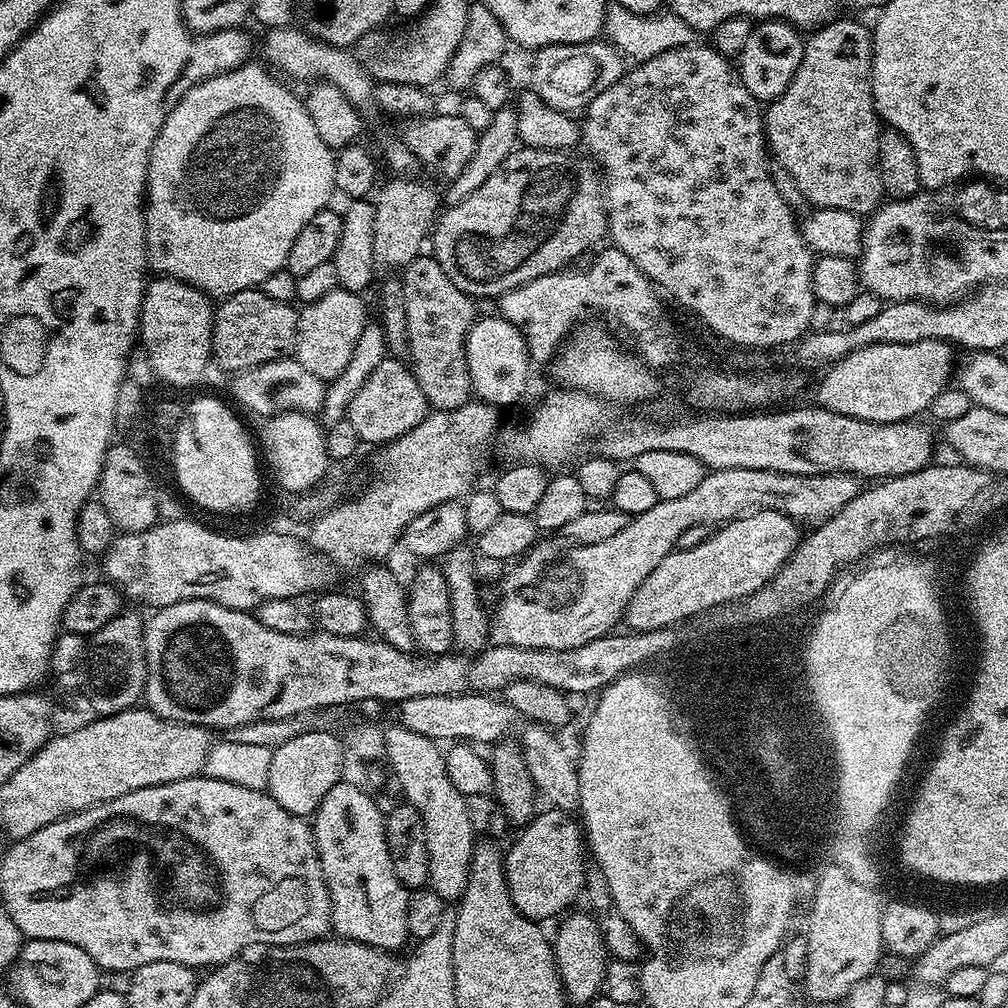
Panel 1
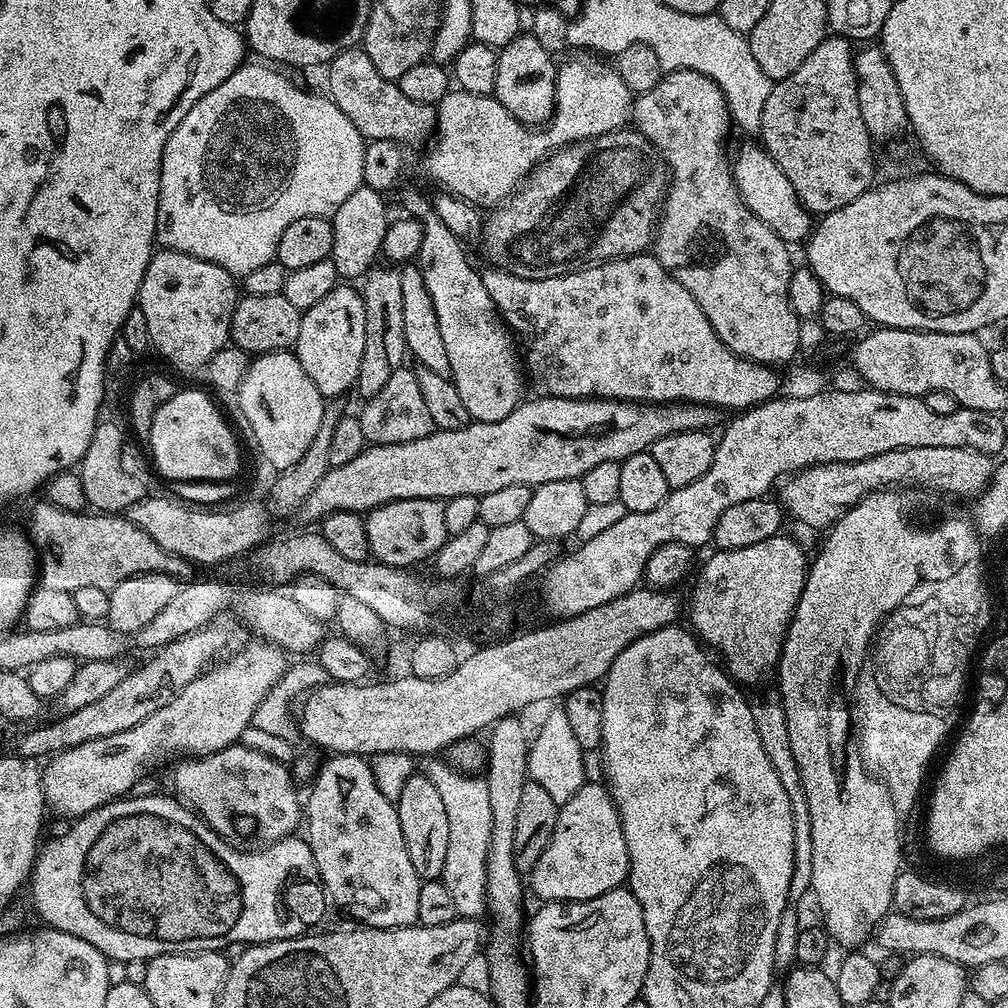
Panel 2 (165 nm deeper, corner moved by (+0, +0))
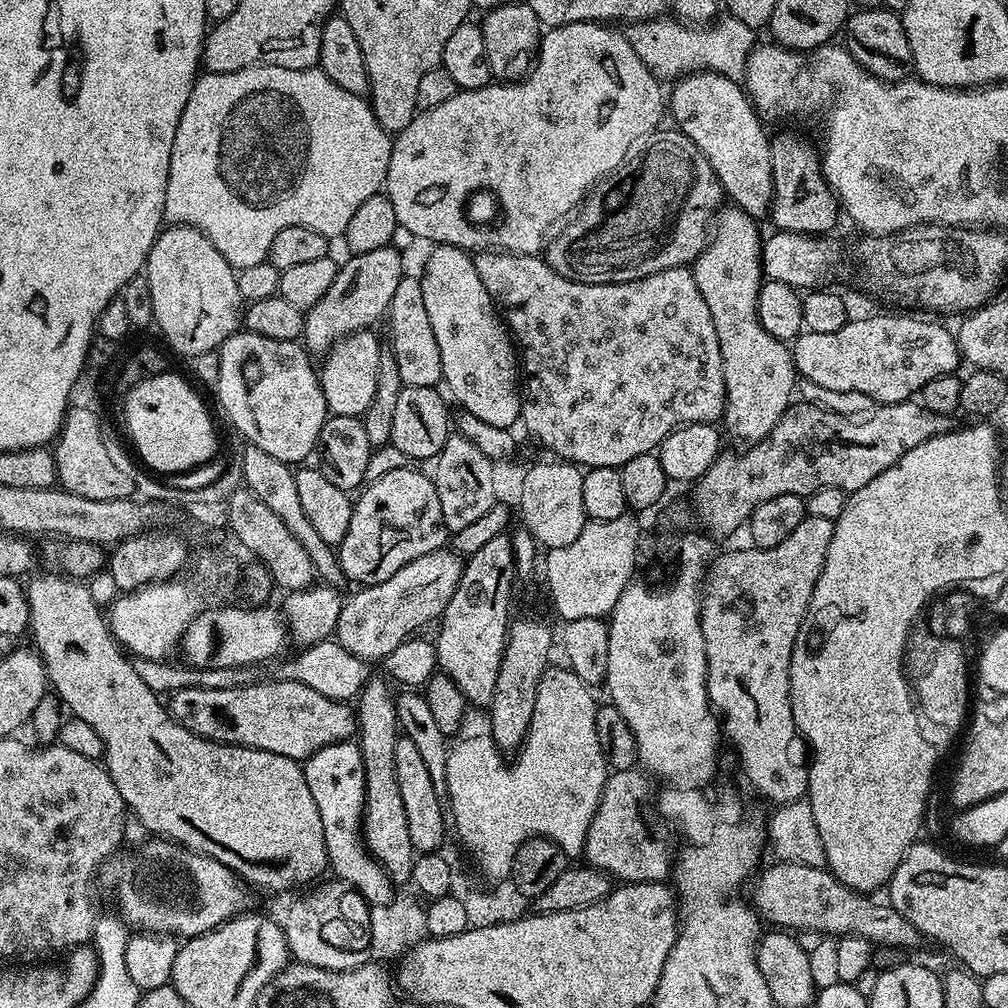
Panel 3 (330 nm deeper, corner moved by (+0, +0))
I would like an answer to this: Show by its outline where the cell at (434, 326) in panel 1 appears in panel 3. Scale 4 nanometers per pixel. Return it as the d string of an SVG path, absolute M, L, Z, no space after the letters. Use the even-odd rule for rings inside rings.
M405 274L398 282L398 290L394 290L394 298L390 298L390 306L386 313L387 320L388 336L392 339L390 350L394 354L394 362L398 362L398 374L402 378L404 387L436 388L444 379L442 355L439 353L434 329L430 326L429 315L426 314L422 286L415 275L412 277L412 274Z

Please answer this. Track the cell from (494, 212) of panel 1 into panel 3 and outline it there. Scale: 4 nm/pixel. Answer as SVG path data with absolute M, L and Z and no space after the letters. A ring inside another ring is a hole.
M676 130L673 133L665 140L651 141L652 149L640 160L640 173L632 184L628 201L613 216L606 217L600 224L600 200L596 194L589 194L575 215L563 225L565 228L547 241L546 263L558 275L567 280L577 280L579 284L625 284L662 270L683 268L700 257L709 242L714 217L725 199L724 190L702 150L698 150L698 146L694 146L683 132Z

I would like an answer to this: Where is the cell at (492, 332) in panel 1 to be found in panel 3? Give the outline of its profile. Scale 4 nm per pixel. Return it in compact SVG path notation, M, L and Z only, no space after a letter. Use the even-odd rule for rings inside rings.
M435 245L420 273L426 314L442 355L443 383L476 418L511 429L520 417L520 363L507 325L478 277L475 259L463 248Z

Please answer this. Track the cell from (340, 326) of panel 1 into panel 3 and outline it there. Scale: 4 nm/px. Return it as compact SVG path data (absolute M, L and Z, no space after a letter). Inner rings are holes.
M375 331L350 332L329 347L323 357L324 369L319 369L322 394L329 413L334 416L359 416L374 402L374 386L378 386L378 362L382 345L376 341Z

